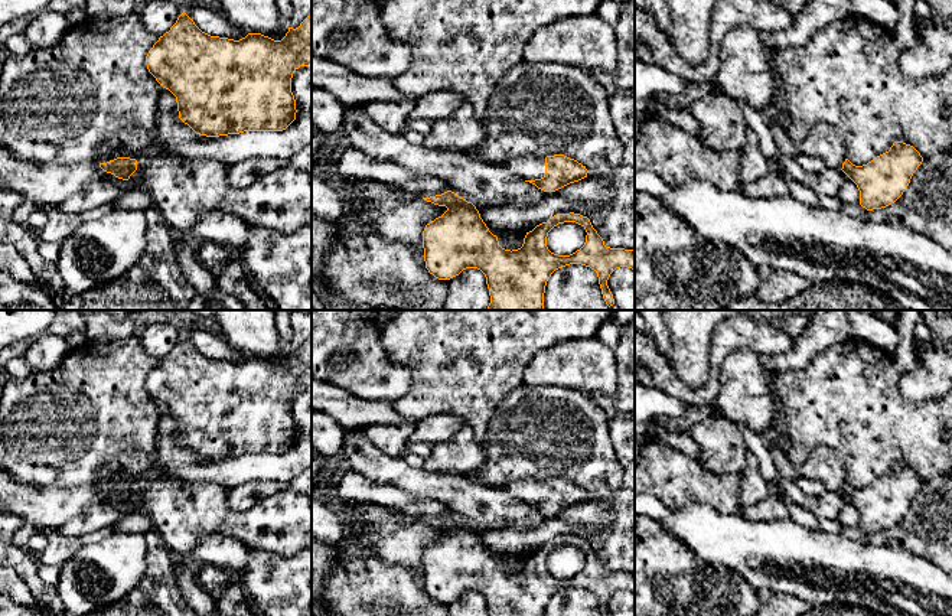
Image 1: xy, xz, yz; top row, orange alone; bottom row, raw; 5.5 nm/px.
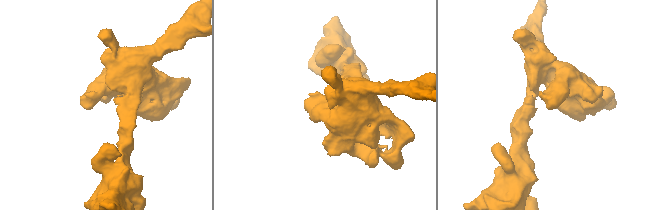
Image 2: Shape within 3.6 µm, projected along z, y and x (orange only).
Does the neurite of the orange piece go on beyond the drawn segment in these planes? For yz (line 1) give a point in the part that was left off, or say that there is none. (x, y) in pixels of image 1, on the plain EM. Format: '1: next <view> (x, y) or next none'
1: next none

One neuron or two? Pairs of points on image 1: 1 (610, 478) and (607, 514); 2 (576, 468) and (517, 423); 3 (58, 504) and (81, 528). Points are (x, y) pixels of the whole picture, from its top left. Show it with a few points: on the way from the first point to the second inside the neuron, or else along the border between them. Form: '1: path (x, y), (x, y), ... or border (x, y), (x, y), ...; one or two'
1: border (619, 486), (607, 498), (599, 499); two
2: path (561, 462), (548, 455), (531, 437); one
3: border (101, 502), (93, 504), (56, 527); two

